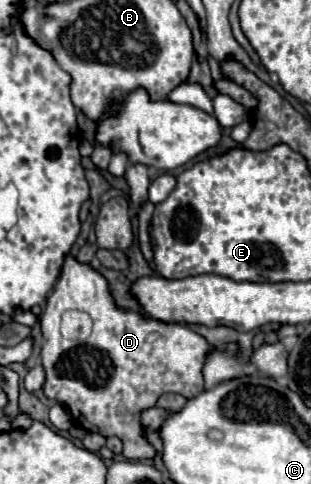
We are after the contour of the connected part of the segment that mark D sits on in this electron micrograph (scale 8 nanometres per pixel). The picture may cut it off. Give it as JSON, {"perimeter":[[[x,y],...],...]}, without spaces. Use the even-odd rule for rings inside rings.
{"perimeter":[[[71,254],[65,256],[61,276],[47,298],[47,308],[41,316],[41,328],[45,344],[41,348],[41,364],[47,372],[43,392],[47,398],[53,398],[65,404],[81,428],[87,432],[97,432],[105,438],[117,436],[123,442],[123,456],[127,460],[151,460],[155,456],[153,446],[145,440],[139,414],[145,408],[155,406],[157,398],[165,392],[175,392],[185,398],[193,398],[203,392],[203,360],[209,352],[207,340],[187,328],[185,324],[167,324],[161,320],[151,320],[133,310],[123,310],[115,304],[107,278],[97,272],[91,264],[75,260]],[[65,310],[83,310],[91,316],[93,328],[91,334],[83,340],[69,340],[61,334],[61,316]]]}

